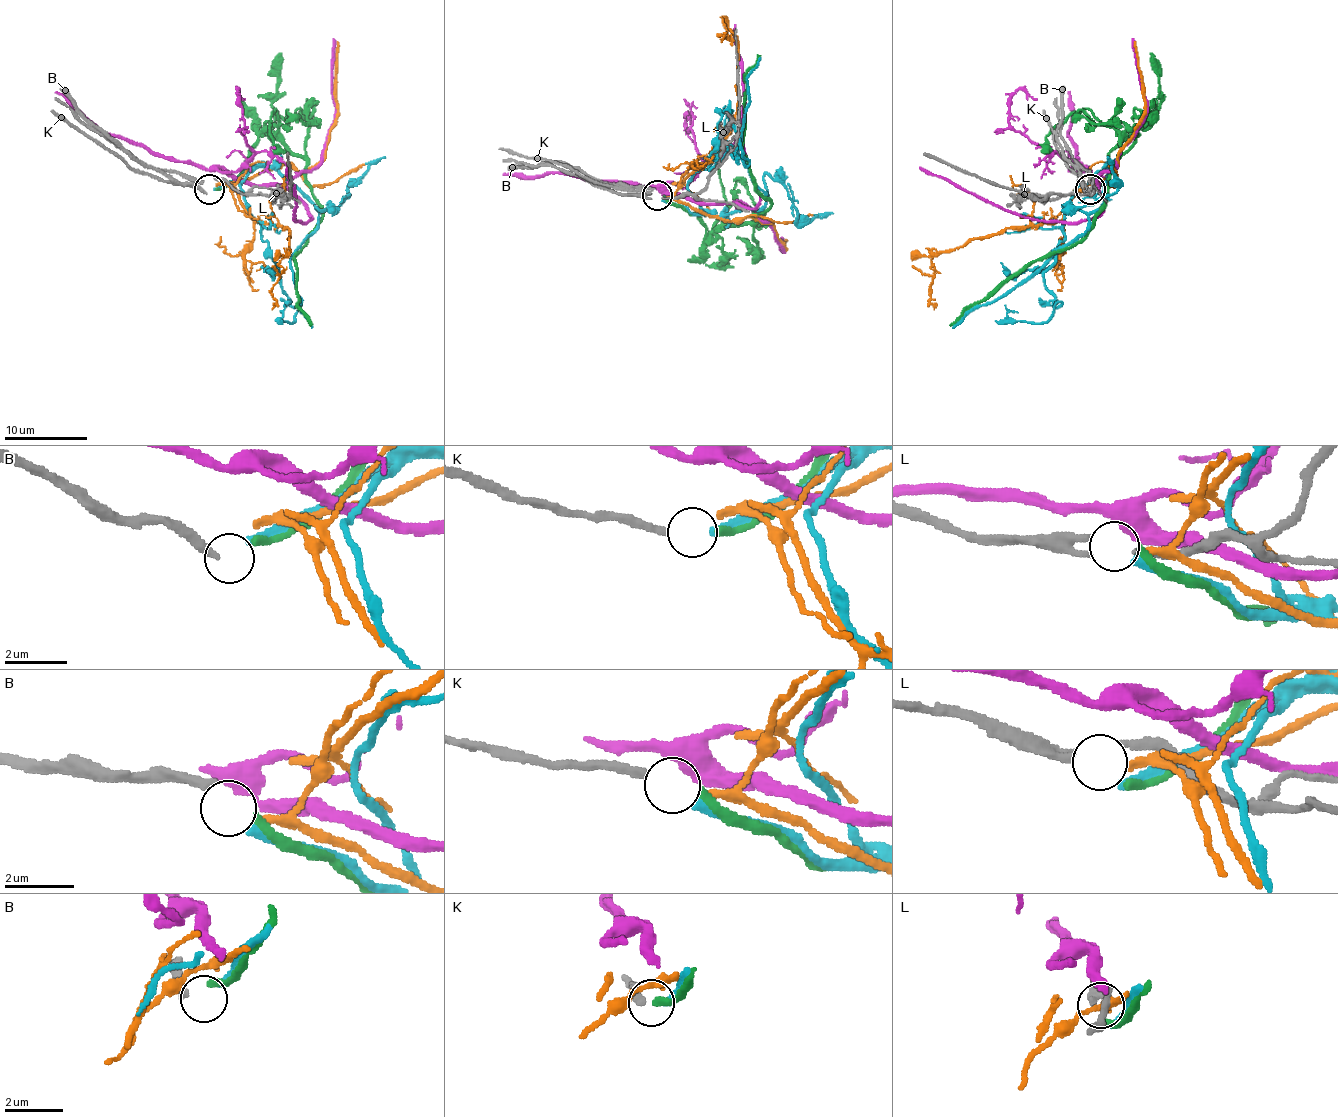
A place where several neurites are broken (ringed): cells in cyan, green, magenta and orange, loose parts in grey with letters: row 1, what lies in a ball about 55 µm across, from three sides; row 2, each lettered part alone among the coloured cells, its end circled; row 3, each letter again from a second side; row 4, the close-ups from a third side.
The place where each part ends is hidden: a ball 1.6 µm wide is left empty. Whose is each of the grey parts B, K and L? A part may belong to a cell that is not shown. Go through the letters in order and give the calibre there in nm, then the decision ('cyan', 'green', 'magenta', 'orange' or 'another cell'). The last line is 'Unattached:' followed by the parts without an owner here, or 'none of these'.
B: 280 nm | green
K: 240 nm | cyan
L: 130 nm | another cell
Unattached: L

